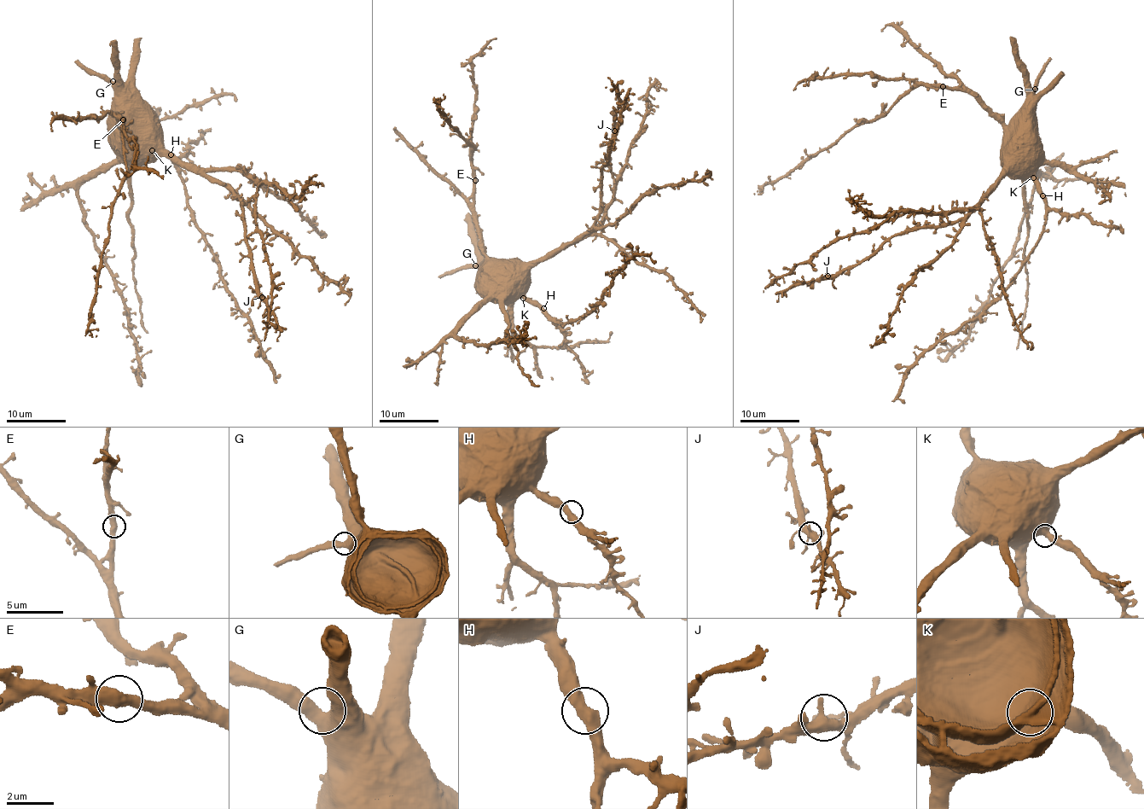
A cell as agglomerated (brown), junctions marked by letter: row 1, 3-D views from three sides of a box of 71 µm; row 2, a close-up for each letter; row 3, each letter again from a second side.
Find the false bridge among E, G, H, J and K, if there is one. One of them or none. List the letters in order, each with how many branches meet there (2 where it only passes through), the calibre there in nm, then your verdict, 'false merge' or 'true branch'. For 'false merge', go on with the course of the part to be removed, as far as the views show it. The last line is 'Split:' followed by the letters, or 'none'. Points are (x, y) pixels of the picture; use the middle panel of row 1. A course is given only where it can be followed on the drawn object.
E: 2 | 480 nm | true branch
G: 2 | 550 nm | true branch
H: 2 | 480 nm | true branch
J: 2 | 480 nm | true branch
K: 2 | 600 nm | true branch
Split: none

